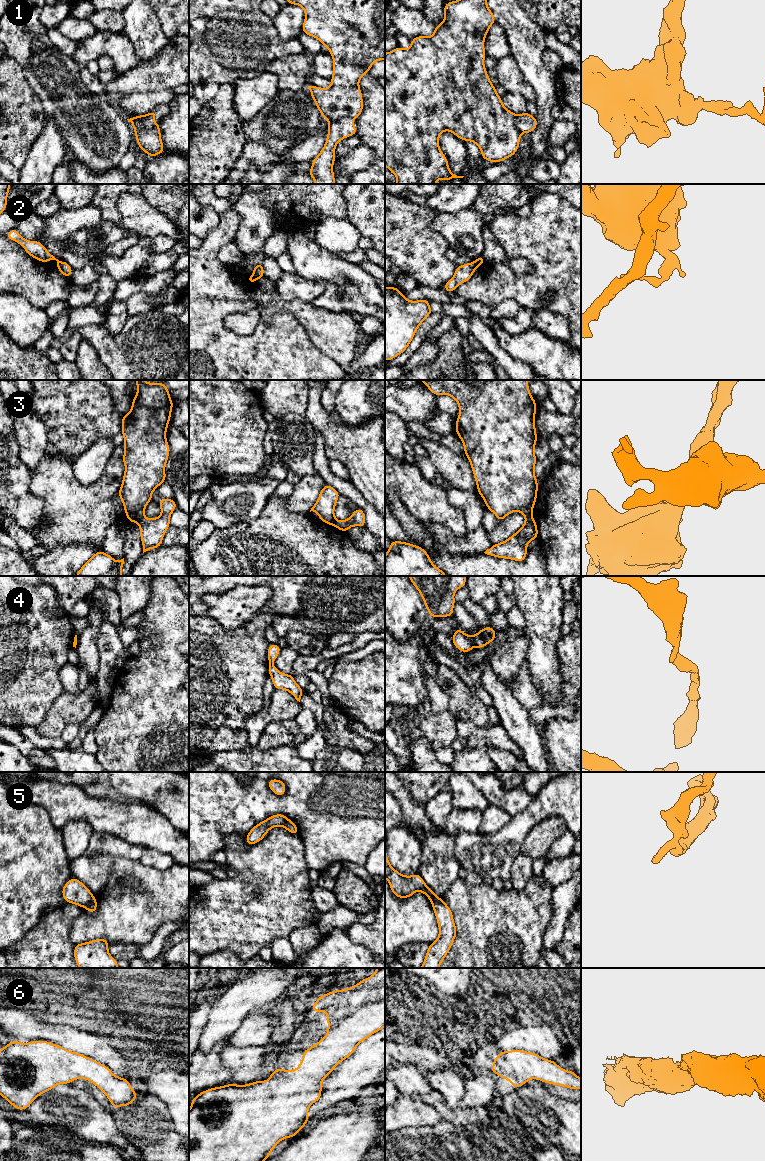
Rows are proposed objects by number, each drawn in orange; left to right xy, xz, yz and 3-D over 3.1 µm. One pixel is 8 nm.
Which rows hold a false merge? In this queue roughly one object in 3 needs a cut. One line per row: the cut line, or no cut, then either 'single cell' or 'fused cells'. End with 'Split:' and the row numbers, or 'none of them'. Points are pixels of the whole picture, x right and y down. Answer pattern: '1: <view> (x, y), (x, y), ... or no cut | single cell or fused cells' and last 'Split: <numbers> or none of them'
1: xy (143, 115), (143, 123), (148, 127), (152, 127) | fused cells
2: xz (252, 275), (258, 278) | fused cells
3: xy (143, 517), (137, 521) | fused cells
4: yz (471, 638), (473, 644) | fused cells
5: xy (94, 897), (85, 907) | fused cells
6: no cut | single cell
Split: 1, 2, 3, 4, 5

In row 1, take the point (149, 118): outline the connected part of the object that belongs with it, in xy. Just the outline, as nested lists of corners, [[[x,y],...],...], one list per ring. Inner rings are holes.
[[[151,111],[148,114],[144,115],[143,123],[146,127],[151,128],[154,126],[153,122],[158,115],[155,111]]]

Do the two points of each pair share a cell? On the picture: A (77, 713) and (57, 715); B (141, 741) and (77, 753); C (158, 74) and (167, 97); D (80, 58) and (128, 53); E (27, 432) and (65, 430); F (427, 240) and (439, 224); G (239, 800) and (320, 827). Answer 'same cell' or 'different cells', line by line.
A: same cell
B: different cells
C: different cells
D: same cell
E: different cells
F: different cells
G: same cell

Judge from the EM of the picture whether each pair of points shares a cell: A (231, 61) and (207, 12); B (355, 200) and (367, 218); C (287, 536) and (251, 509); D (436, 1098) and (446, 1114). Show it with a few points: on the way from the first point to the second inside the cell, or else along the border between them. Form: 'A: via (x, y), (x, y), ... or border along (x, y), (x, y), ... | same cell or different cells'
A: via (219, 49), (218, 23) | same cell
B: via (359, 204), (367, 214) | same cell
C: border along (271, 495), (263, 510), (255, 518), (236, 523) | different cells
D: via (438, 1102), (444, 1110) | same cell

